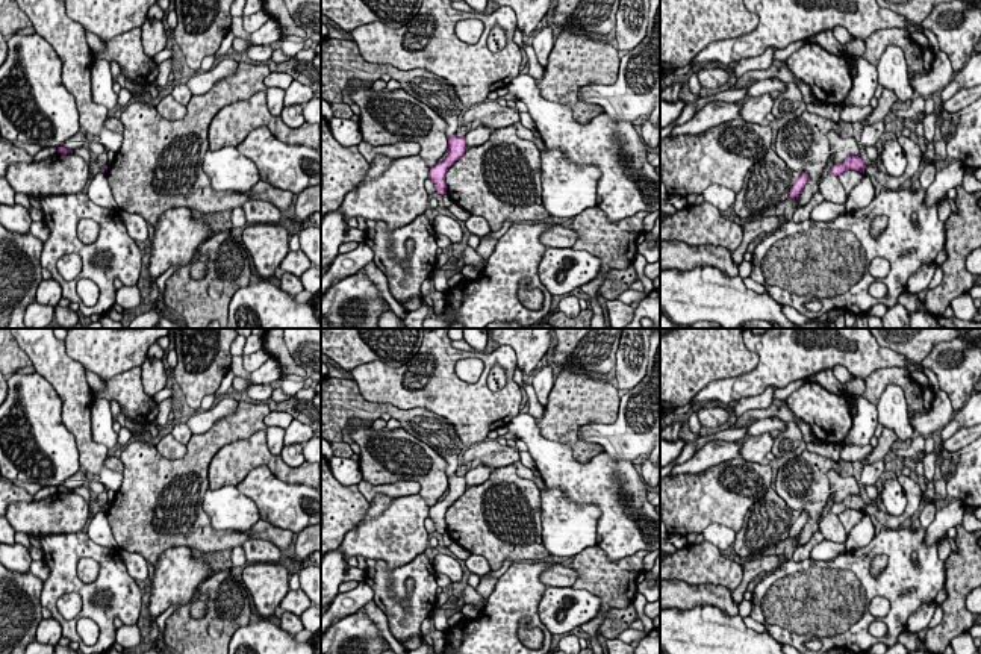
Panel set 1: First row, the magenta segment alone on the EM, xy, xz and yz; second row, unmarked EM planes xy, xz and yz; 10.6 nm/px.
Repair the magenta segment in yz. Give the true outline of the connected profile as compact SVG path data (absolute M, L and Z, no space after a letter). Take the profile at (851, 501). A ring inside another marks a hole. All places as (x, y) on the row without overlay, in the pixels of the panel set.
M848 495L843 503L837 503L830 509L830 513L840 515L846 509L855 509L864 513L864 501L858 495Z

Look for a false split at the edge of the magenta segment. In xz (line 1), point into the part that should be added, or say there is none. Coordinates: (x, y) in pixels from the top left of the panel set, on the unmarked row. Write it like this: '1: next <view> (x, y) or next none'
1: next none

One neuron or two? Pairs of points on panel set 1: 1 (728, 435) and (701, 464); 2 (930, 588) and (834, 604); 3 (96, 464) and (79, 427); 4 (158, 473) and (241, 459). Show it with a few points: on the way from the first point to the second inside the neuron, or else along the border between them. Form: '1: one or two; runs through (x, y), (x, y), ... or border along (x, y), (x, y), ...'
1: two; border along (741, 439), (709, 441), (691, 457)
2: one; runs through (906, 583), (859, 586)
3: one; runs through (91, 454), (84, 436)
4: two; border along (235, 441), (224, 445), (211, 460), (208, 488)

